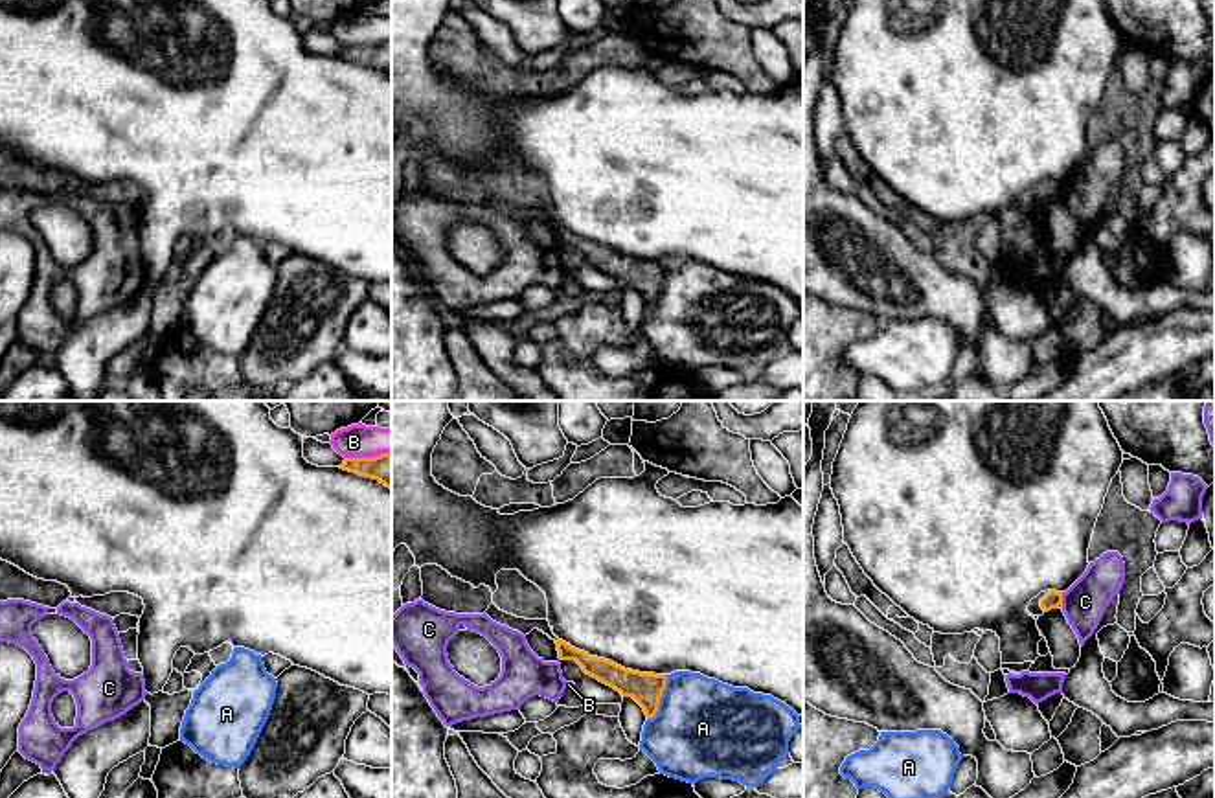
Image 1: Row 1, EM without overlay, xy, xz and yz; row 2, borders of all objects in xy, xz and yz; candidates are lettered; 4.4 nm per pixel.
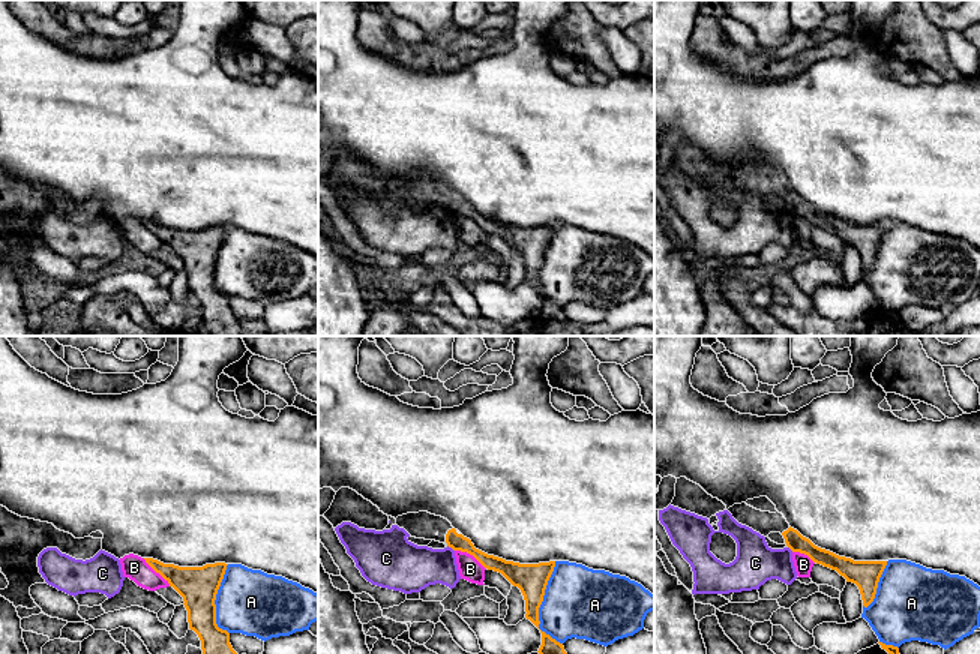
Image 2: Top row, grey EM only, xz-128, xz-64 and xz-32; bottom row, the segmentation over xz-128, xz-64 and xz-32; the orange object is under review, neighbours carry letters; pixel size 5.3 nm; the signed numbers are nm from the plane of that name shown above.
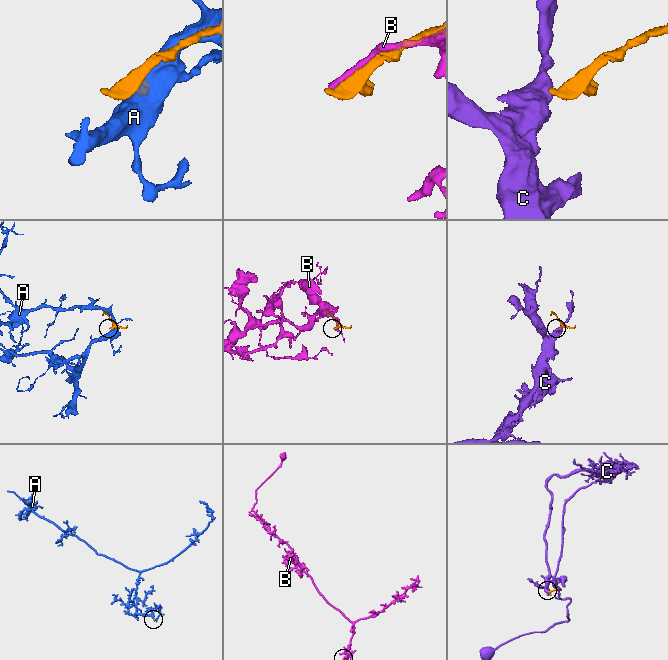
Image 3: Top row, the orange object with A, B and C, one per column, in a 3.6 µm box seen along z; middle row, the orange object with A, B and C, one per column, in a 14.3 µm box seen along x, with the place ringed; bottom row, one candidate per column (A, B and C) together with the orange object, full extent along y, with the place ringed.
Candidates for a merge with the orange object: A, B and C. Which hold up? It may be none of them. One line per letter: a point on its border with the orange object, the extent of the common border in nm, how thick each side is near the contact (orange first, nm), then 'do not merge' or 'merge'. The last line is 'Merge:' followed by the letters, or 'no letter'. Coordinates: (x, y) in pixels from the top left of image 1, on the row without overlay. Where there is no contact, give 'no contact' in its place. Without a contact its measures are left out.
A: contact xz (658, 287); length 220 nm; calibres 140 and 440 nm; do not merge
B: contact xy (368, 46); length 200 nm; calibres 140 and 140 nm; do not merge
C: contact yz (1061, 186); length 60 nm; calibres 80 and 190 nm; do not merge
Merge: no letter

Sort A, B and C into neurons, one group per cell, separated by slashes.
A / B / C

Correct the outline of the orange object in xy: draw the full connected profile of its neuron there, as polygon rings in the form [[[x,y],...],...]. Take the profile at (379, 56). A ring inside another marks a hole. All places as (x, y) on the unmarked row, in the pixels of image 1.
[[[392,40],[375,46],[346,46],[340,57],[379,68],[392,77]]]

